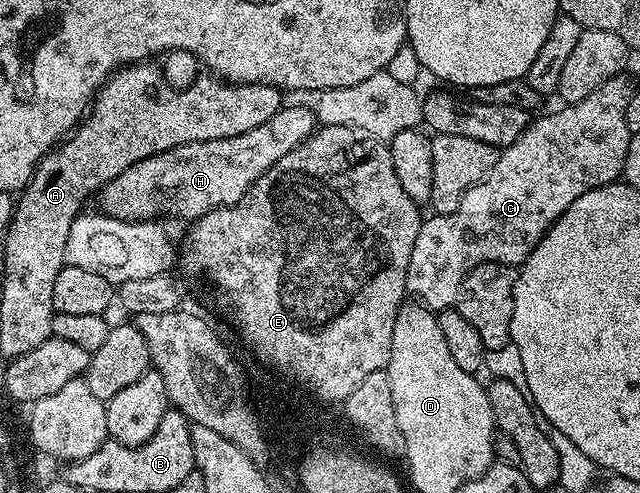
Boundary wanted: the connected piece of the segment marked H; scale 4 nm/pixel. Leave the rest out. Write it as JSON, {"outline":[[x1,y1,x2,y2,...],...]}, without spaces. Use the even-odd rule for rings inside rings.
{"outline":[[287,104,279,113,272,115,268,123,260,123,260,127,254,128,253,131,244,131,244,135,232,135,232,139,188,143,132,163,128,171,120,171,116,179,112,179,102,188,96,201,102,204,99,205,101,212,121,221,181,219,183,222,193,223,203,217,209,209,218,209,221,205,235,205,277,161,284,159,288,151,304,143,314,132,315,110,310,107,305,109,302,105]]}

